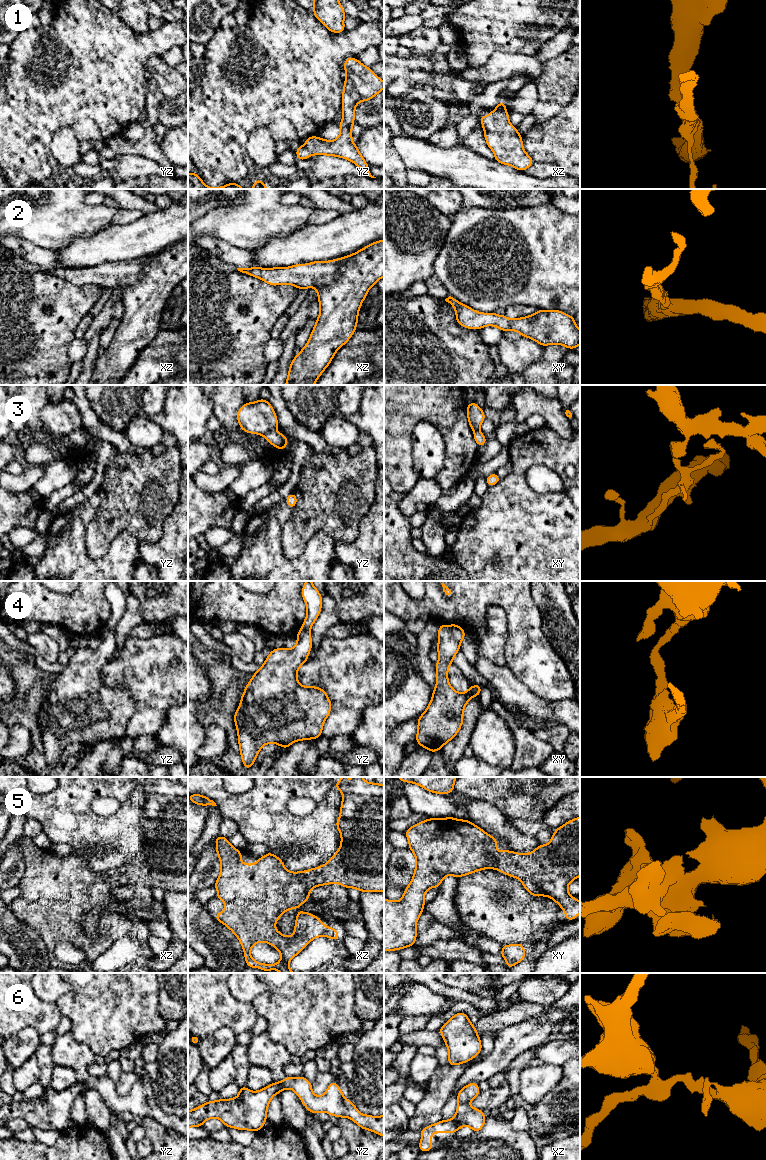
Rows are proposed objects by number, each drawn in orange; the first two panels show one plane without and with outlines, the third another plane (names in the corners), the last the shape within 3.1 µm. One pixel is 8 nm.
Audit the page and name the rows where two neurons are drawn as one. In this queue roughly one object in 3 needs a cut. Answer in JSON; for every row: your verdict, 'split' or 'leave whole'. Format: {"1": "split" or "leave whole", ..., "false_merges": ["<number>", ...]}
{"1": "leave whole", "2": "leave whole", "3": "split", "4": "split", "5": "leave whole", "6": "leave whole", "false_merges": ["3", "4"]}

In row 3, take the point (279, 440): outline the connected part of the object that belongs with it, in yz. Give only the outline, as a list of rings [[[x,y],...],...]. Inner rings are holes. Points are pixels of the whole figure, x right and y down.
[[[269,432],[265,434],[264,437],[271,445],[274,445],[280,451],[287,447],[288,439],[282,433]]]

